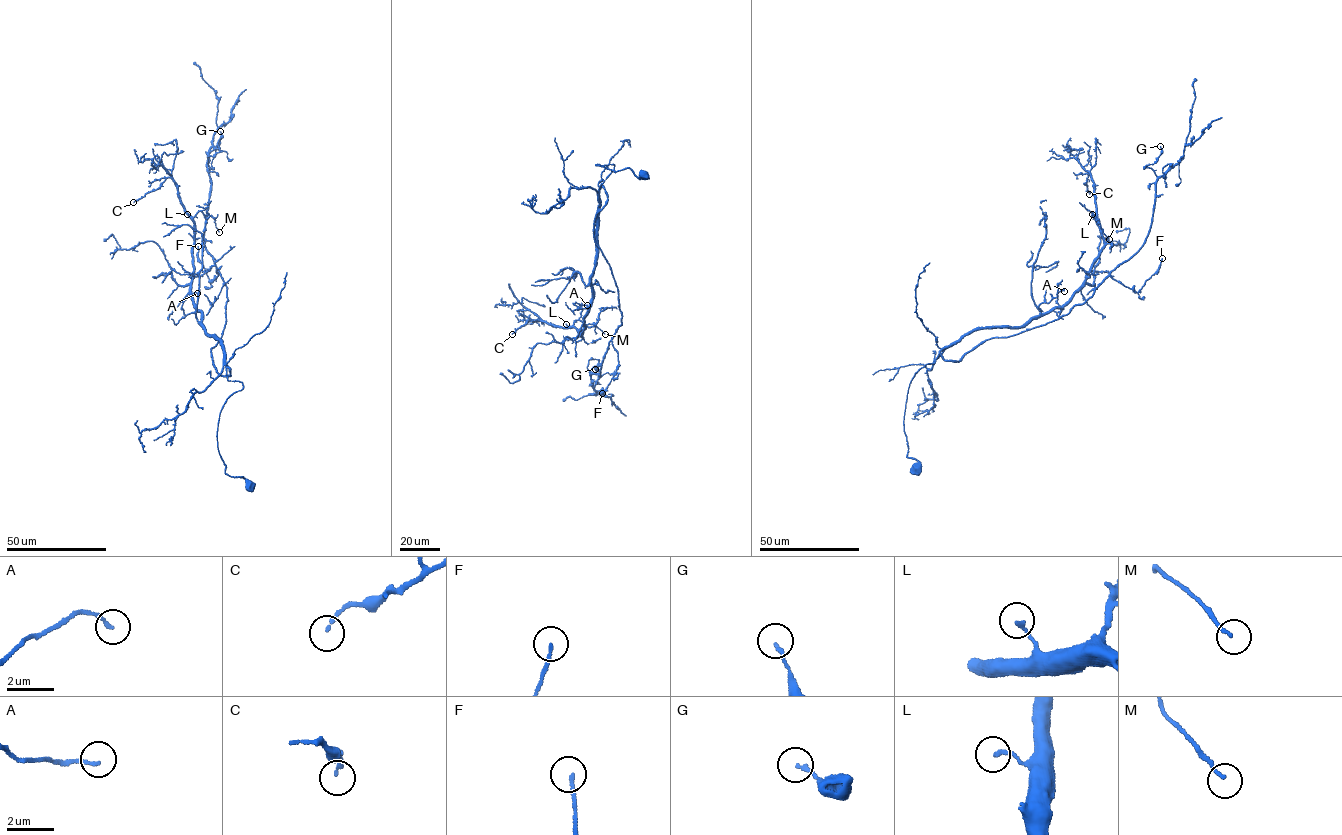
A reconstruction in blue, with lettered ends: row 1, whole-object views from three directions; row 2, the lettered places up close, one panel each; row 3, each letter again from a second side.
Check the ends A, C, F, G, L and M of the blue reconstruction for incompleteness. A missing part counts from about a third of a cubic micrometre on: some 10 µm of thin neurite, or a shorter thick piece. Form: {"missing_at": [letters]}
{"missing_at": []}

